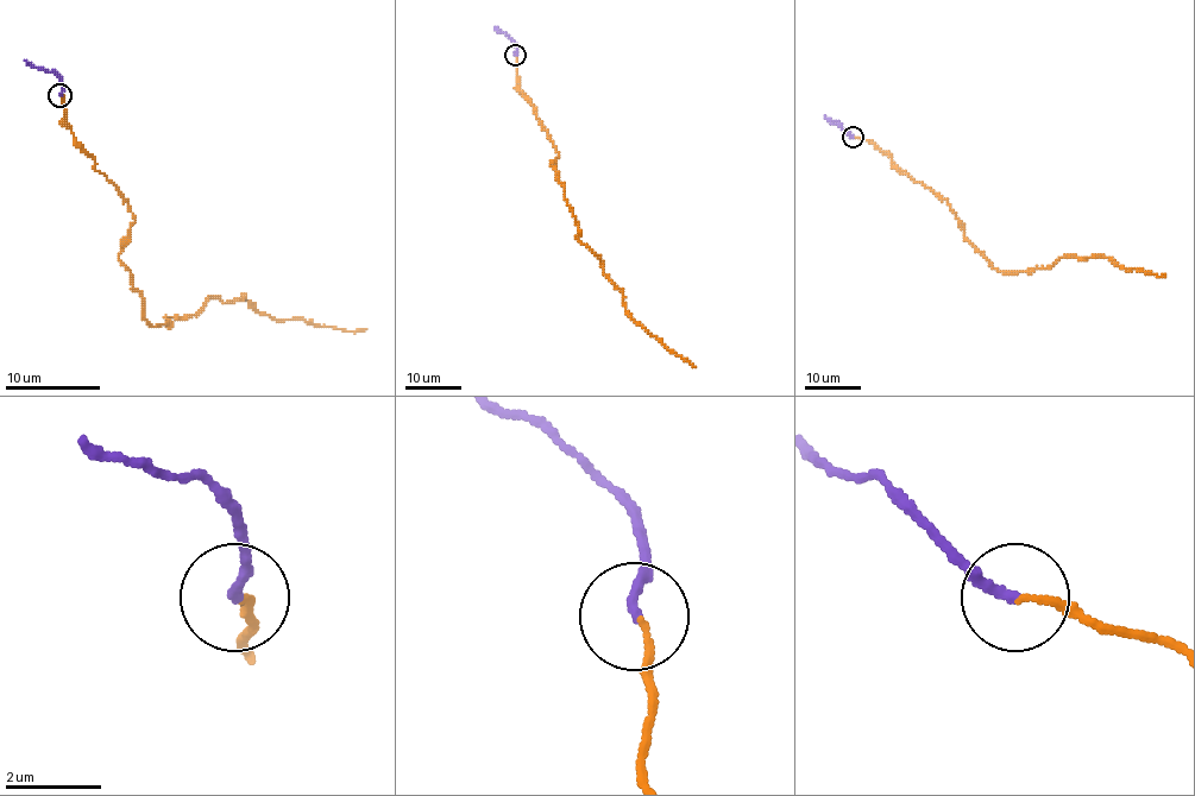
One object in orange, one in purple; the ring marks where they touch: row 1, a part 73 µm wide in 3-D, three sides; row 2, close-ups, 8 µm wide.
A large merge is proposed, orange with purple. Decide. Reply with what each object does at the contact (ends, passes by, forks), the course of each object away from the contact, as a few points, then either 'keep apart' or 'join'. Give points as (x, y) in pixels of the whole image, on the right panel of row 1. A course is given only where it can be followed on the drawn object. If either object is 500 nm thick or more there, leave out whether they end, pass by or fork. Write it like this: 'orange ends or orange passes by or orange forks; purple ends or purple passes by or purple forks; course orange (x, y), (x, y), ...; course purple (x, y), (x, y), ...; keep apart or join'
orange ends; purple ends; course orange (853, 137), (872, 141), (947, 201), (995, 270), (1049, 267), (1076, 256), (1165, 275); course purple (853, 137), (824, 115); keep apart

